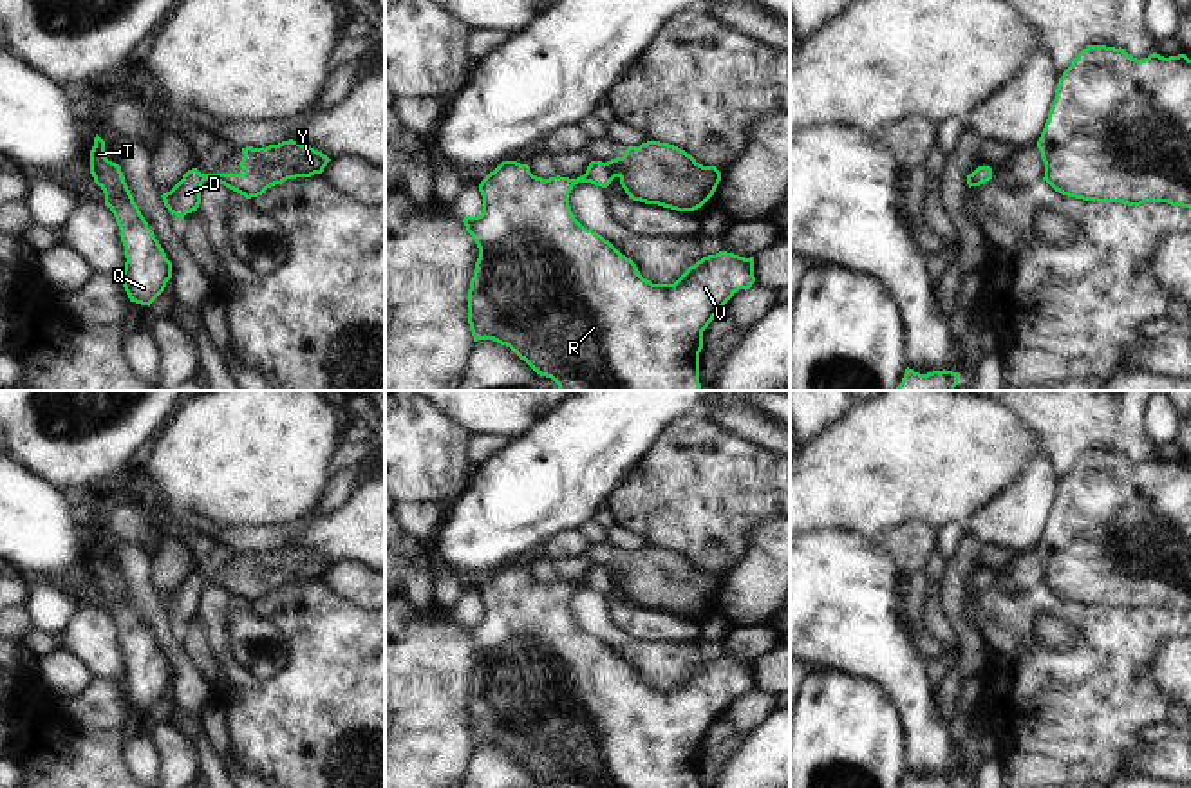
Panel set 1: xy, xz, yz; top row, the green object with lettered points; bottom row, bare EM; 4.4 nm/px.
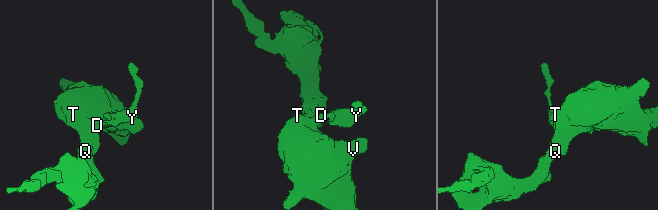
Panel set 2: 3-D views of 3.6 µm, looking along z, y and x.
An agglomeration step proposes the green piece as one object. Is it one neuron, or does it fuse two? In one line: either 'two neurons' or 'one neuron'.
two neurons

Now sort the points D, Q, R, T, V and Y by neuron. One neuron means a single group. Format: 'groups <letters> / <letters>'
groups D Q R T V / Y

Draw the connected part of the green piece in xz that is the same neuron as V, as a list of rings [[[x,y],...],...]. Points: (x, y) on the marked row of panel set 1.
[[[502,161],[479,184],[483,211],[464,217],[466,231],[479,248],[468,289],[468,324],[477,340],[510,347],[537,374],[551,378],[558,390],[703,390],[699,352],[703,331],[723,305],[755,282],[754,257],[719,251],[690,266],[674,284],[652,284],[636,264],[609,240],[584,228],[573,215],[569,193],[578,183],[607,188],[613,177],[602,161],[591,161],[586,174],[542,179],[528,164]]]

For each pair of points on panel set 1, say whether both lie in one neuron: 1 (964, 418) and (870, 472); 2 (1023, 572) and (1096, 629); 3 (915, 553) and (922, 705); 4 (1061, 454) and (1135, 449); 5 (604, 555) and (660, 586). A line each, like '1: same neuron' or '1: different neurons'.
1: same neuron
2: different neurons
3: different neurons
4: same neuron
5: same neuron

